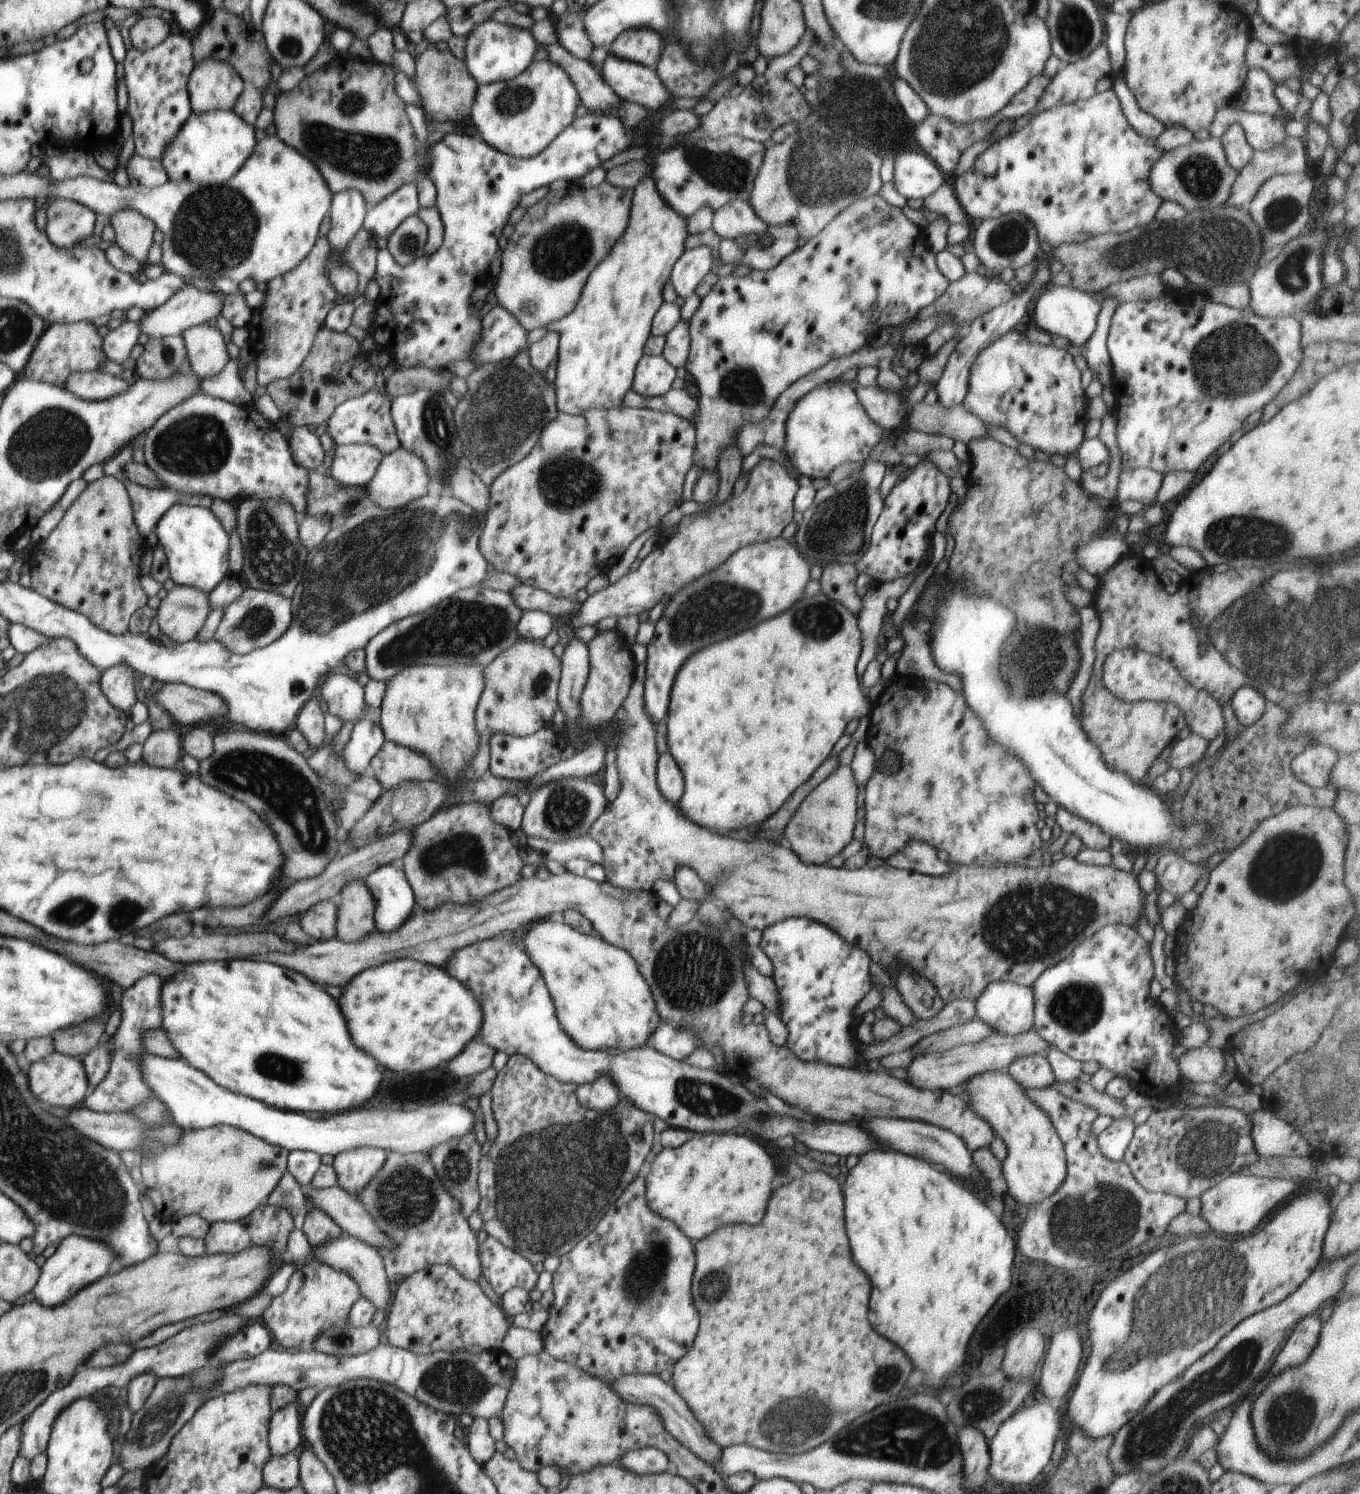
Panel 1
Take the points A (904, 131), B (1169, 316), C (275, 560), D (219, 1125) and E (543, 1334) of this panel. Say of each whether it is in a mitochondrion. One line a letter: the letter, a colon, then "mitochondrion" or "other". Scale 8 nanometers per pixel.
A: other
B: other
C: mitochondrion
D: other
E: other

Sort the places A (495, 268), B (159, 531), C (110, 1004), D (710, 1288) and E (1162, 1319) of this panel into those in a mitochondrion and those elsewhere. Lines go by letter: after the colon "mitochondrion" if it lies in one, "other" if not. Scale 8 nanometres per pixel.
A: other
B: other
C: other
D: mitochondrion
E: mitochondrion

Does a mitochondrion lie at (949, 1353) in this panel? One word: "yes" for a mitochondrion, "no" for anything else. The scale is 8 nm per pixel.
no

